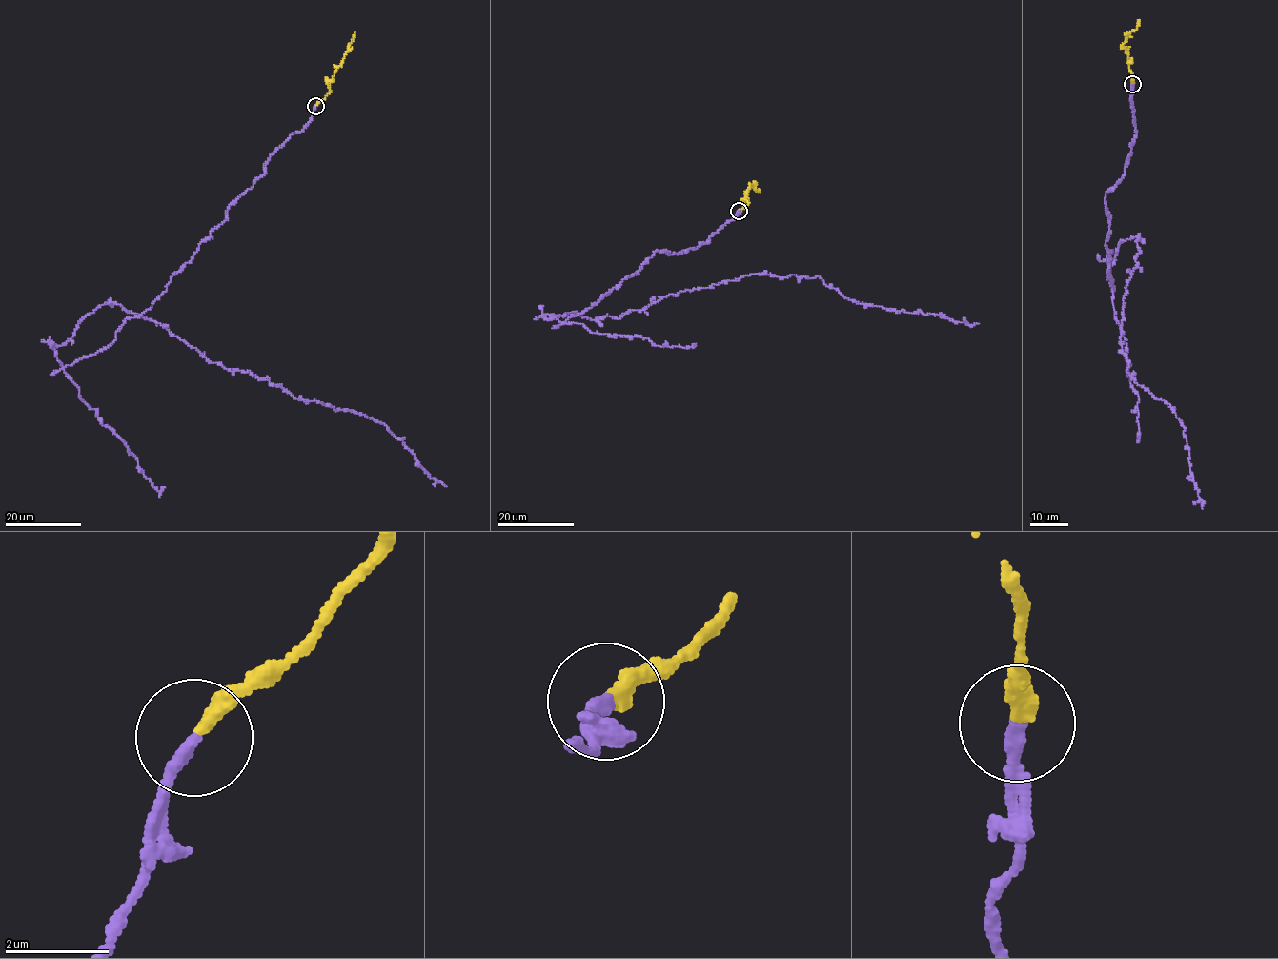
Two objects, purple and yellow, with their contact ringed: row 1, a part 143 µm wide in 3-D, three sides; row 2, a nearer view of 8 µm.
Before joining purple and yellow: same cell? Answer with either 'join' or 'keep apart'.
keep apart

